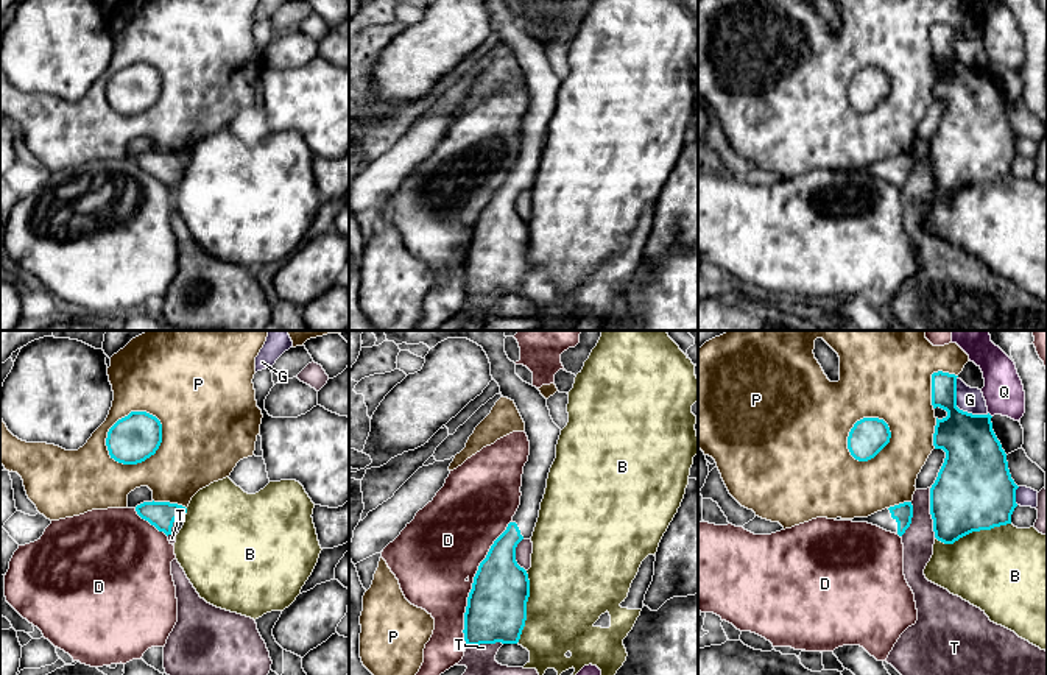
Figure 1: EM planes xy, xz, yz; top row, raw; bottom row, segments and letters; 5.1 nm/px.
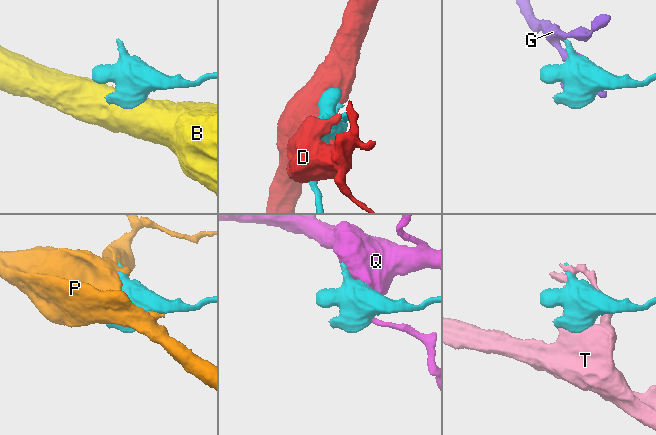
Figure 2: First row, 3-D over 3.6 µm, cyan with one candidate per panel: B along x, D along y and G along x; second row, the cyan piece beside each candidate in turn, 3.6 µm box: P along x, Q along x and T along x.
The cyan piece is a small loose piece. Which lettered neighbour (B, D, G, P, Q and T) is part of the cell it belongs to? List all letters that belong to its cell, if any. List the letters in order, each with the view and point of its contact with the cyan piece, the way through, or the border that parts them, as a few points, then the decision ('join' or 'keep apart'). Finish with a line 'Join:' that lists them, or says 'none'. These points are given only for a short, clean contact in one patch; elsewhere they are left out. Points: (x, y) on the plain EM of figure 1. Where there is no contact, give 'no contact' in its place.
B: contact yz (972, 181); keep apart
D: contact xz (472, 234); keep apart
G: contact yz (955, 56); keep apart
P: contact xy (147, 108); keep apart
Q: contact yz (990, 66); keep apart
T: contact yz (930, 162); keep apart
Join: none

